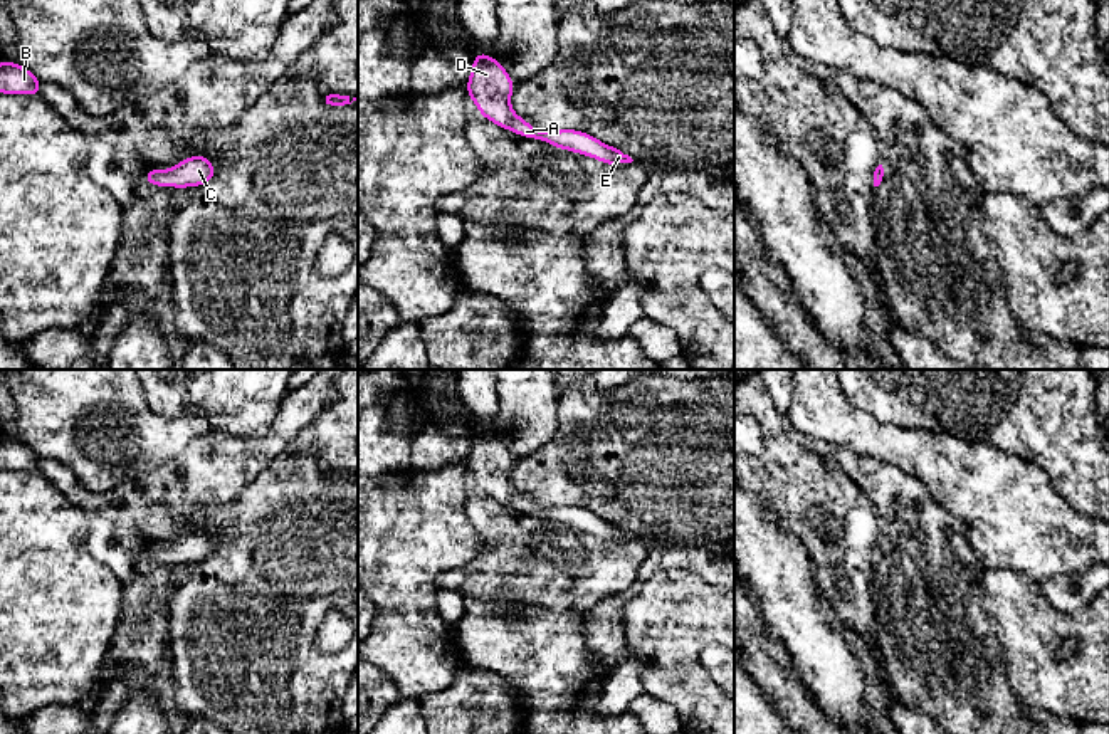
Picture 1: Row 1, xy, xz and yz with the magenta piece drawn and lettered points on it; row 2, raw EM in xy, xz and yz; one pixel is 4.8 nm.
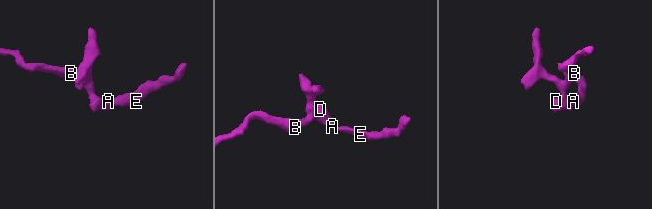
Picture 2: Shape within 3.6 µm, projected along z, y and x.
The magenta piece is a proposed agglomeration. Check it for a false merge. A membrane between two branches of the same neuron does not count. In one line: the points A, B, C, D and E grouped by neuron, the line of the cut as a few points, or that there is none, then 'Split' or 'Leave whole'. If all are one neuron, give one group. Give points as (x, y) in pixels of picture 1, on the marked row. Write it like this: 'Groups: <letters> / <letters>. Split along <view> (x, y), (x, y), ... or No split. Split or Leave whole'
Groups: A B C D E. No split. Leave whole

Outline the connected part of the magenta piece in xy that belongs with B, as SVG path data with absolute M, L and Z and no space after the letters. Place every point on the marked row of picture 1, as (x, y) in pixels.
M0 60L0 92L40 96L40 79L17 62Z

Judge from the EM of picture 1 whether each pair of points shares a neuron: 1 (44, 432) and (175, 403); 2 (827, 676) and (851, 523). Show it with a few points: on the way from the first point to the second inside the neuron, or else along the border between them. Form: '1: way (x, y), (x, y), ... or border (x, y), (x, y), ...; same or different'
1: border (140, 387), (145, 402), (157, 414), (190, 414); different
2: border (815, 585), (824, 612), (834, 620); different

